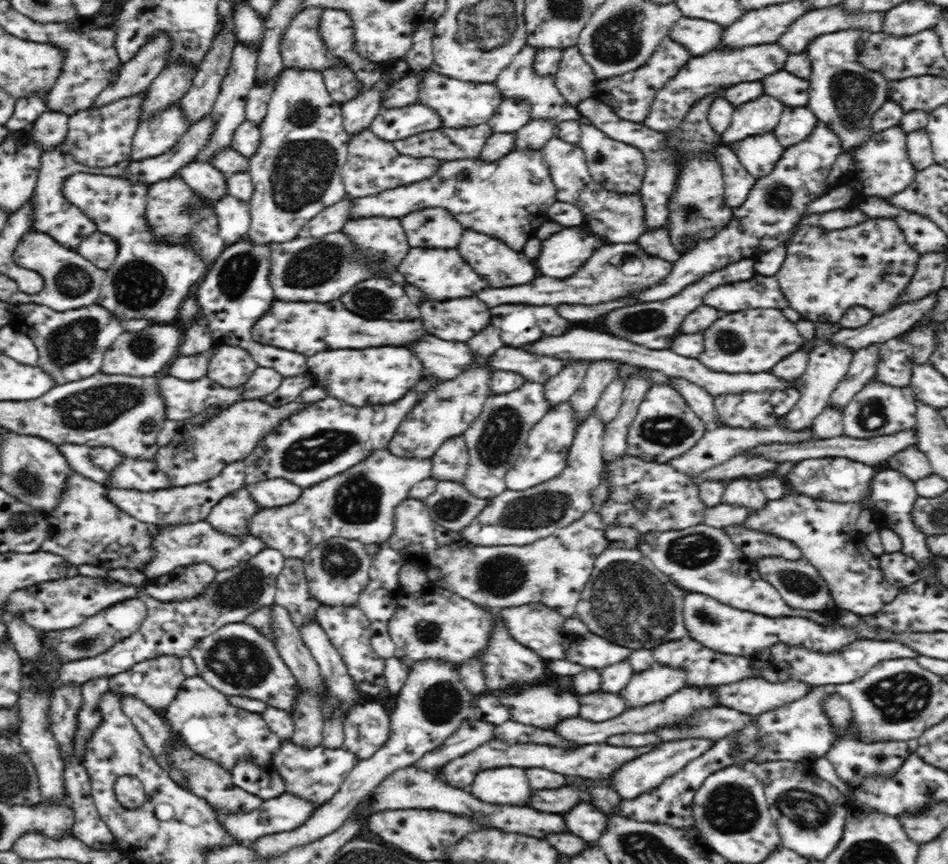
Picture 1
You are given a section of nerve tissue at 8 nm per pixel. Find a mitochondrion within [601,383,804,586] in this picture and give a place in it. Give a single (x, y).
(705, 547)

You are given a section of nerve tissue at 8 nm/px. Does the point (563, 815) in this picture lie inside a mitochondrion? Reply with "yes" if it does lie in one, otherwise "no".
no

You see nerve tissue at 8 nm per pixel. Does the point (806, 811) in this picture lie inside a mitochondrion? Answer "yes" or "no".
yes

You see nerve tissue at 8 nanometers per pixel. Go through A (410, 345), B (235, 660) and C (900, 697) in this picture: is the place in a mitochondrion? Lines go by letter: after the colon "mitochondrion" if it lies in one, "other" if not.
A: other
B: mitochondrion
C: mitochondrion

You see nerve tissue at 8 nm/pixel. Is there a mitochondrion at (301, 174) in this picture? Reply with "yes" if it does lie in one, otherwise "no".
yes

